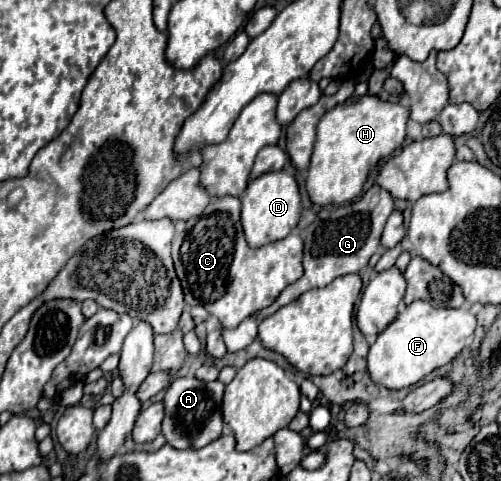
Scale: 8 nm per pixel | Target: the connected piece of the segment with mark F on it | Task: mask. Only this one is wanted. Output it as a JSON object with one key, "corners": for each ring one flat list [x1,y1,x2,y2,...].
{"corners":[[414,301,400,309,396,319,376,337,376,343,370,345,366,369,374,383,384,385,386,389,404,389,416,385,434,369,450,363,466,345,466,339,476,329,476,317,460,309,442,309,432,307,426,301]]}

